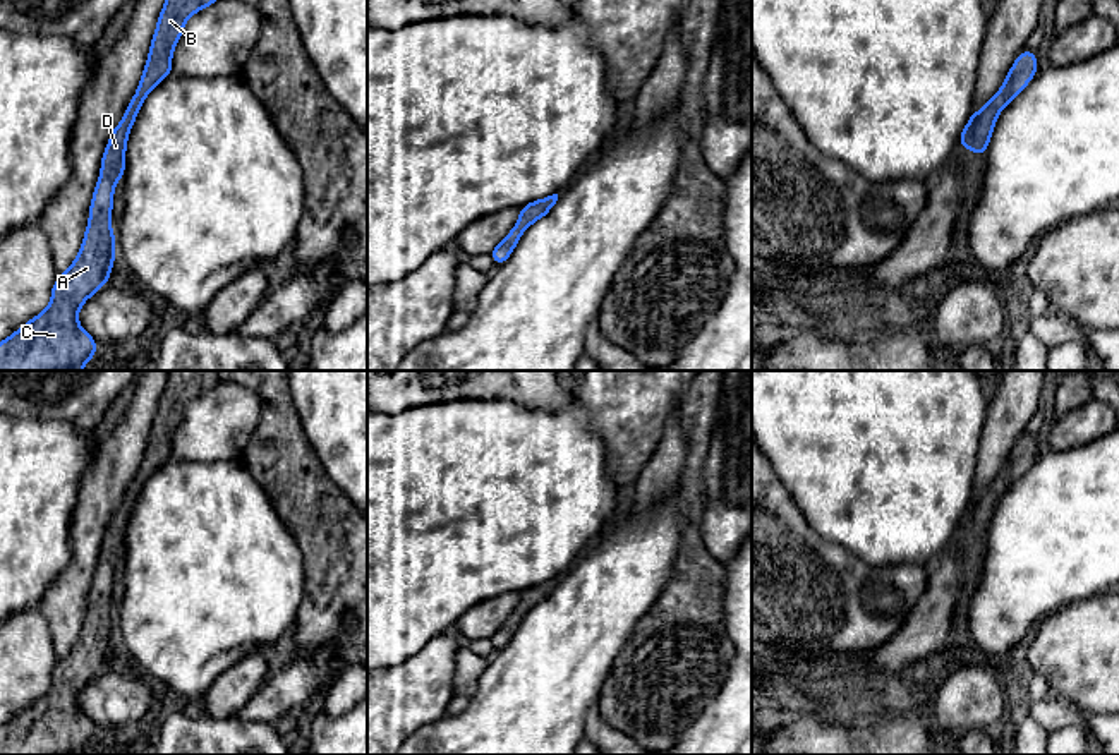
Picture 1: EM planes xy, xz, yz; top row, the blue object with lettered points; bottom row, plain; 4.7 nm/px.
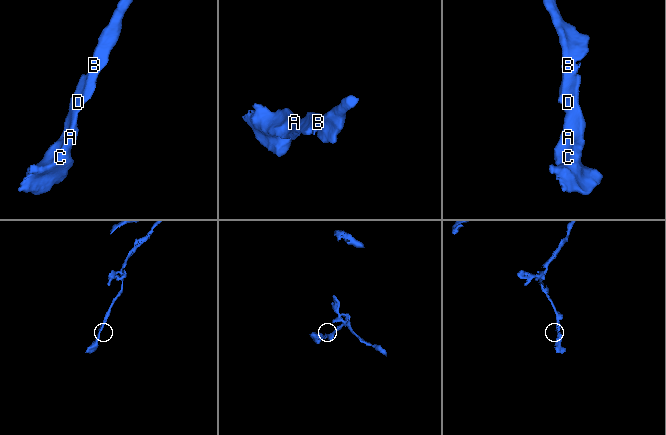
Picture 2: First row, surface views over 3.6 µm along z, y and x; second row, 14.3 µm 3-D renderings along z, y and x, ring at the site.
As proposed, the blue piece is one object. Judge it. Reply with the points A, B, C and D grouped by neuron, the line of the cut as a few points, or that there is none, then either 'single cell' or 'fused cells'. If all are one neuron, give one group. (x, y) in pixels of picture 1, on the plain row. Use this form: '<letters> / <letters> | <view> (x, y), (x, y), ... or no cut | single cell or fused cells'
A B C D | no cut | single cell

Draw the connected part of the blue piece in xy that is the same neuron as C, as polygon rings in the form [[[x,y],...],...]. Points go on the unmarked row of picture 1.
[[[168,371],[168,379],[158,402],[141,467],[120,508],[112,515],[101,542],[100,563],[93,577],[89,606],[81,635],[72,650],[55,664],[50,690],[0,728],[0,755],[81,755],[96,738],[98,728],[79,710],[77,698],[81,690],[108,667],[115,645],[117,626],[110,613],[112,590],[115,568],[124,561],[125,554],[129,515],[146,480],[172,458],[173,432],[182,422],[185,405],[204,391],[213,390],[218,383],[220,371]]]

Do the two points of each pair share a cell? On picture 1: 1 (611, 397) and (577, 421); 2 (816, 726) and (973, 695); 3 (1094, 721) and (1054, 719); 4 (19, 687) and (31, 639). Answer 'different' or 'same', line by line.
1: different
2: same
3: same
4: same

